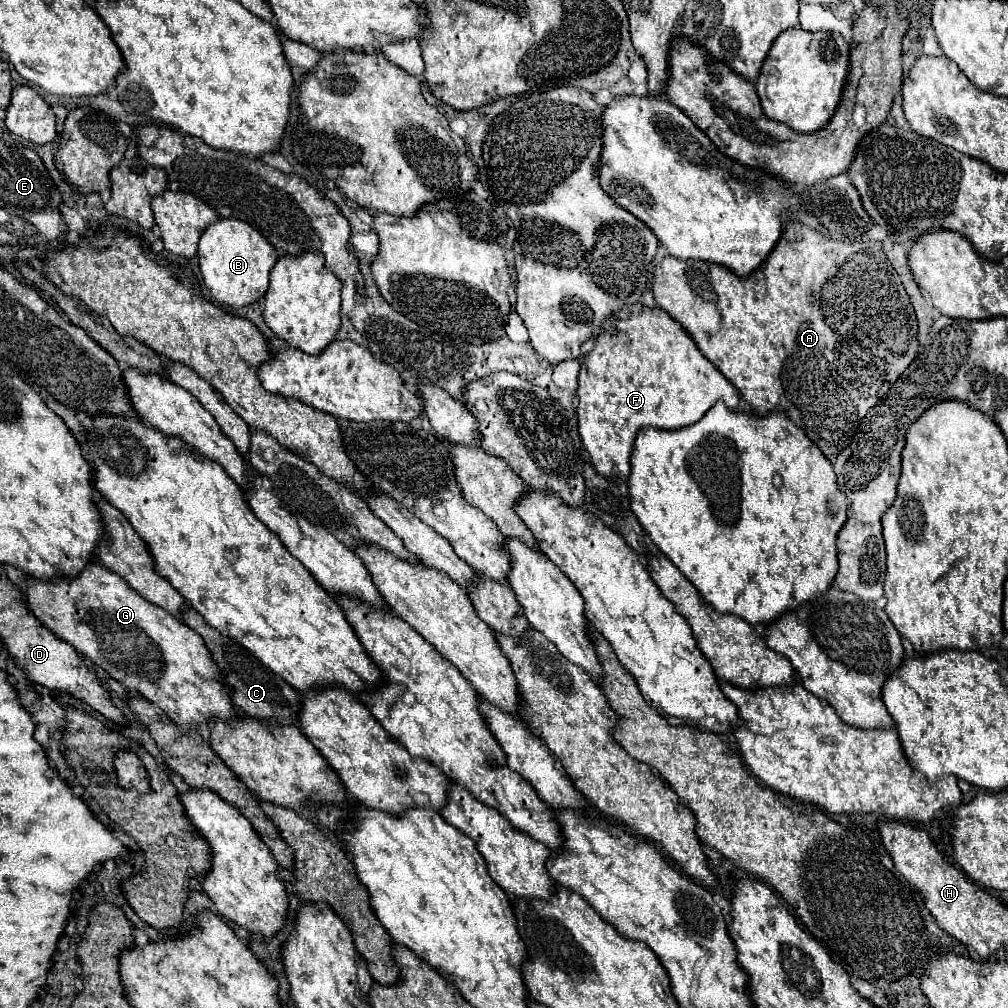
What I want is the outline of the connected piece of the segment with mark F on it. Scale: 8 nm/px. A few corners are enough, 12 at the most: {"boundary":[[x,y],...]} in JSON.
{"boundary":[[663,309],[597,337],[577,387],[593,469],[739,391]]}

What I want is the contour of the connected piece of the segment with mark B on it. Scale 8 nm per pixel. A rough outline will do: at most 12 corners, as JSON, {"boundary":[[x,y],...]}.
{"boundary":[[219,219],[197,257],[211,299],[231,309],[267,293],[279,259],[257,229]]}

